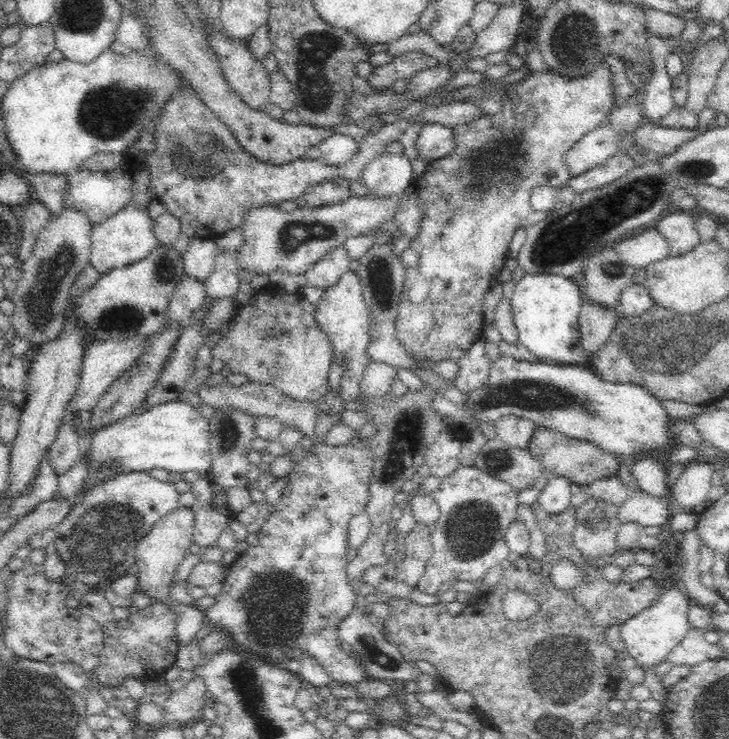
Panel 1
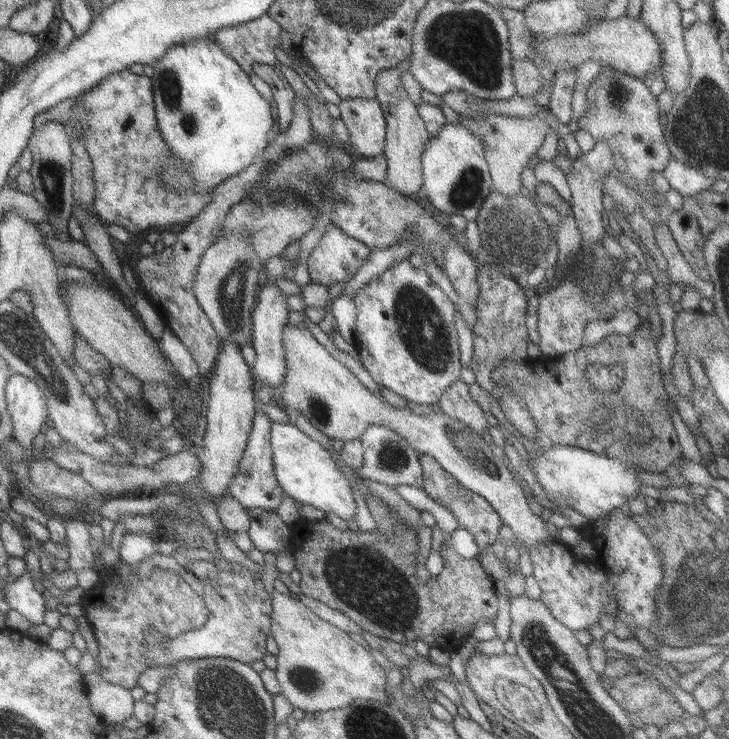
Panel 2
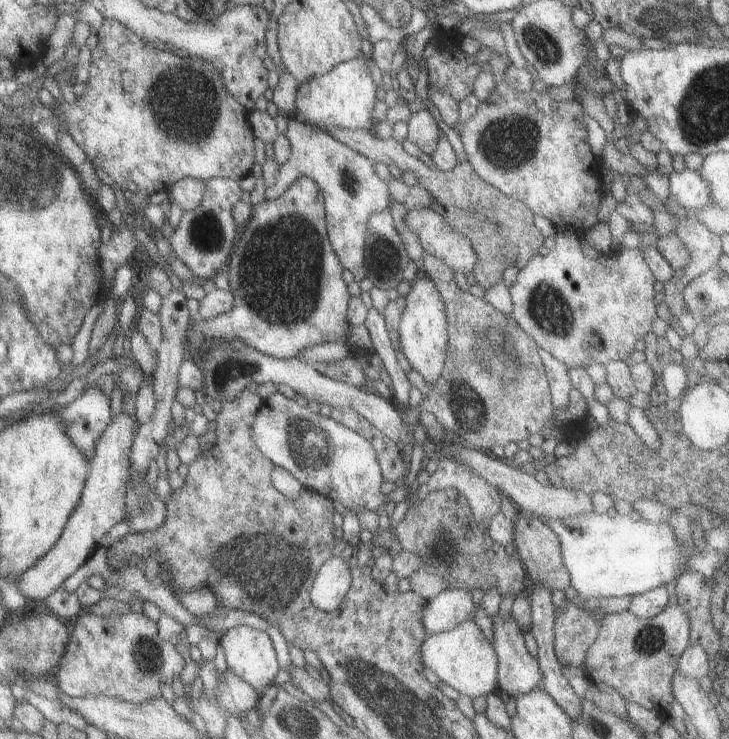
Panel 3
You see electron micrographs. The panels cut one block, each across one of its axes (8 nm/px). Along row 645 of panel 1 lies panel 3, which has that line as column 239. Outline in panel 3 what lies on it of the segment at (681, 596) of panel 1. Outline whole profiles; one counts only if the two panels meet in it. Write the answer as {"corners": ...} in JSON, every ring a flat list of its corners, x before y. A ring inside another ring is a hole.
{"corners":[[236,625,221,634,217,645,225,657,225,672,228,671,245,682,252,689,255,697,261,696,264,690,272,685,278,667,275,650,272,648,267,633,244,625]]}

